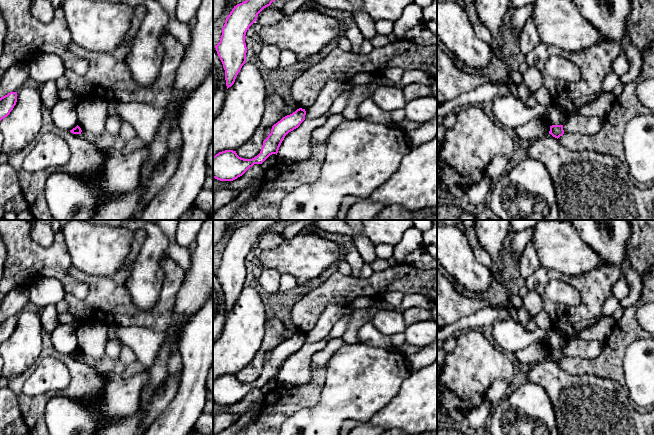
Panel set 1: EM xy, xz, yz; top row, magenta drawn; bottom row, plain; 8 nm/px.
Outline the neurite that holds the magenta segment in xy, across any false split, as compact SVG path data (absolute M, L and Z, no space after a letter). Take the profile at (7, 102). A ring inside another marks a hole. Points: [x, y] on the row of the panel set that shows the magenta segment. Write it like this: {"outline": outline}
{"outline": "M10 92L0 98L0 121L7 117L17 102L17 92Z"}

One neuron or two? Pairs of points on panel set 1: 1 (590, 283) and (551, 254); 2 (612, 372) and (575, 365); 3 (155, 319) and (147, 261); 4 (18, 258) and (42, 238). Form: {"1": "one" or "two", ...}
{"1": "two", "2": "one", "3": "two", "4": "two"}

